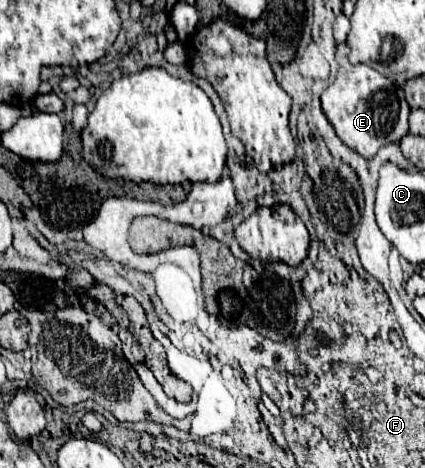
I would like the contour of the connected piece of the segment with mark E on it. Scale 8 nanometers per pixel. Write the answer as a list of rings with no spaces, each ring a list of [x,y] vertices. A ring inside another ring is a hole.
[[[337,44],[337,62],[339,72],[335,82],[323,92],[323,112],[327,120],[333,124],[337,136],[357,150],[365,158],[373,158],[381,146],[399,142],[409,132],[409,104],[401,86],[393,84],[389,78],[381,76],[375,68],[367,64],[351,64],[347,60],[349,46]]]

